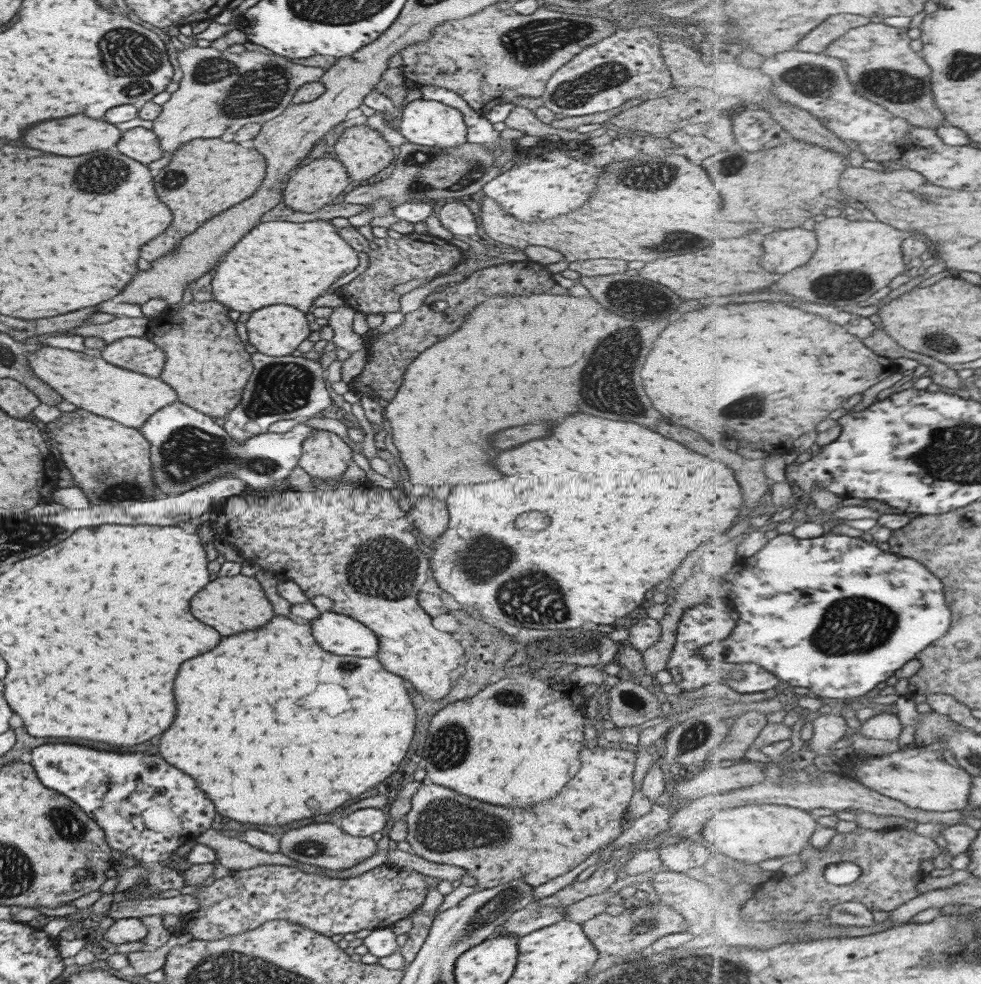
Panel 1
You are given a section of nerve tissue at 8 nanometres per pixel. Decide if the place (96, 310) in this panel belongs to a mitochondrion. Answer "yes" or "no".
no

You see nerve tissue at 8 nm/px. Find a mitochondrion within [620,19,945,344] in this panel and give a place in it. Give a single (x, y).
(894, 86)

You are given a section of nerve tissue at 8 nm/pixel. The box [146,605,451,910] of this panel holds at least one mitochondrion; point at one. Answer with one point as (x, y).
(310, 848)

